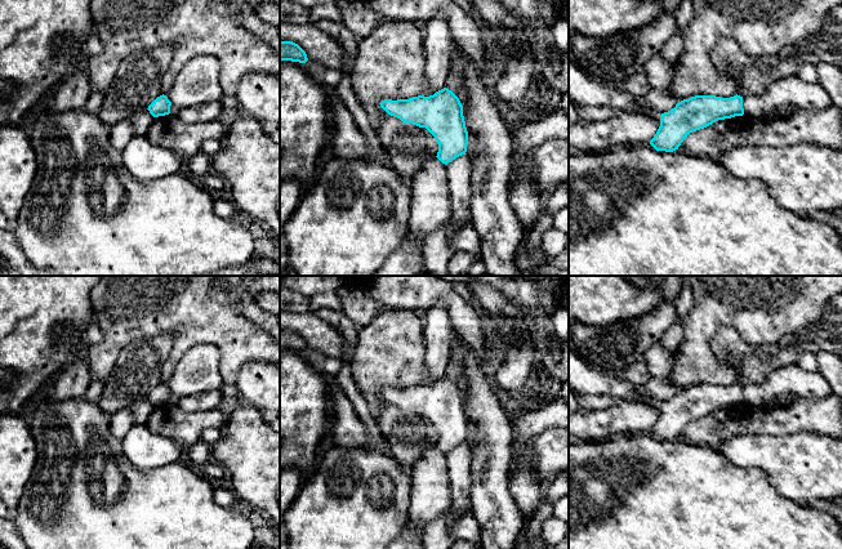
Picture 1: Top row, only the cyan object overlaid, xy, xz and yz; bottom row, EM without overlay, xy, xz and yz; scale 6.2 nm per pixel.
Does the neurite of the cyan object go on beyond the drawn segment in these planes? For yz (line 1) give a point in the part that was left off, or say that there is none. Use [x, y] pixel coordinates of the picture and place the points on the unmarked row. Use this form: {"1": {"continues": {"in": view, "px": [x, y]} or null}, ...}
{"1": {"continues": null}}

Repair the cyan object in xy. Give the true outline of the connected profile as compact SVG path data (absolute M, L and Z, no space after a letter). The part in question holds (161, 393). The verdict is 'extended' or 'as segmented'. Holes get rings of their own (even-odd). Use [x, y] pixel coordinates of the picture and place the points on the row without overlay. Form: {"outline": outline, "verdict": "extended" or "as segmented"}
{"outline": "M166 384L157 385L150 394L148 400L153 406L165 405L170 402L171 390Z", "verdict": "as segmented"}

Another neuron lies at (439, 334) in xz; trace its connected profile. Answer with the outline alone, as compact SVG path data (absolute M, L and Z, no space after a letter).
M437 303L422 314L424 323L424 369L432 380L445 376L451 360L455 332L444 303Z

